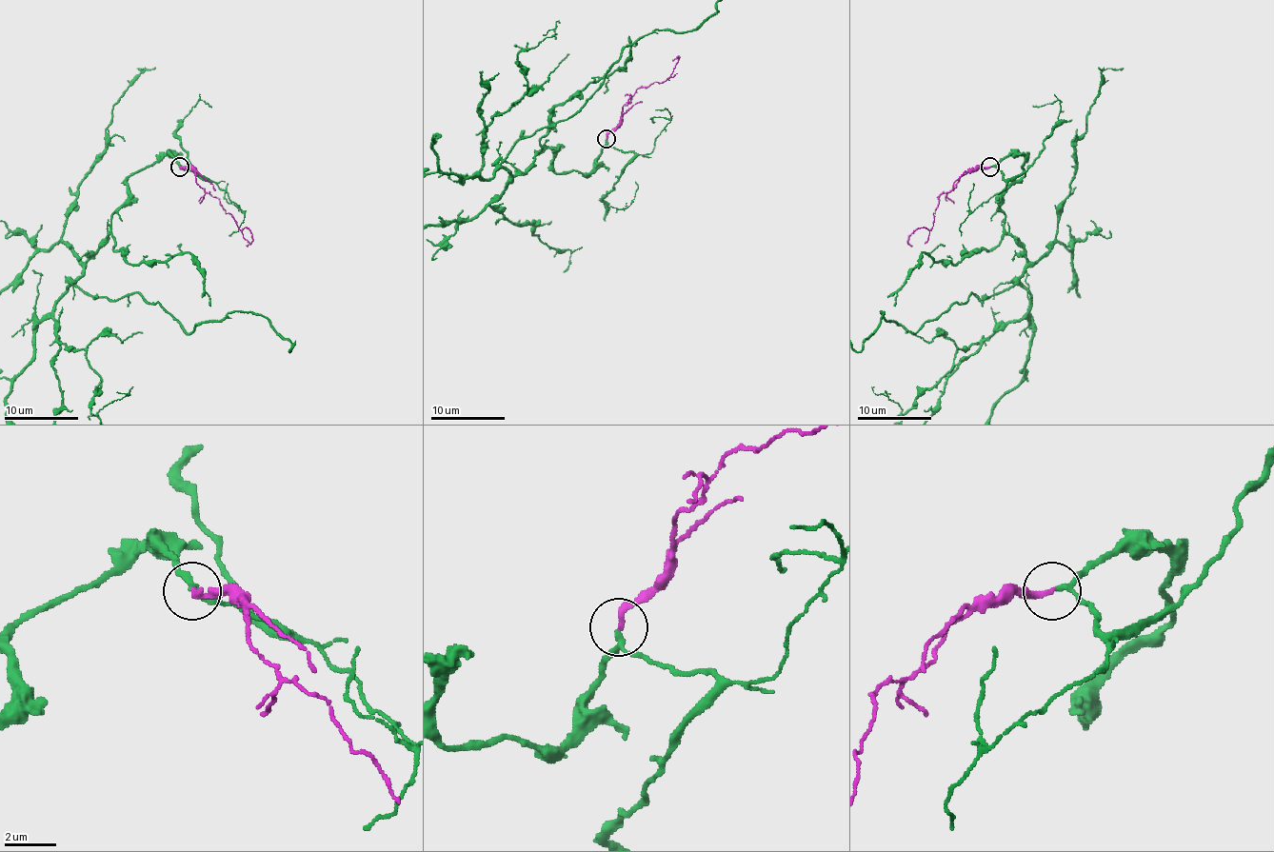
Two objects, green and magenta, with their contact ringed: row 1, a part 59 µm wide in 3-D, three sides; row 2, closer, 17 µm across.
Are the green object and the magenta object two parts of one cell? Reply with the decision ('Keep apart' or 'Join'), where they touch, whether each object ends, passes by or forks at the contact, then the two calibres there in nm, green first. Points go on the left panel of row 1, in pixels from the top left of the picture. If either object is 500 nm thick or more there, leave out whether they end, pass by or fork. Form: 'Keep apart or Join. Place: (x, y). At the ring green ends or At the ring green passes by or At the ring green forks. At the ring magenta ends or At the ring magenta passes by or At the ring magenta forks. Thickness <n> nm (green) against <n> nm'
Join. Place: (179, 167). At the ring green passes by. At the ring magenta ends. Thickness 160 nm (green) against 240 nm

